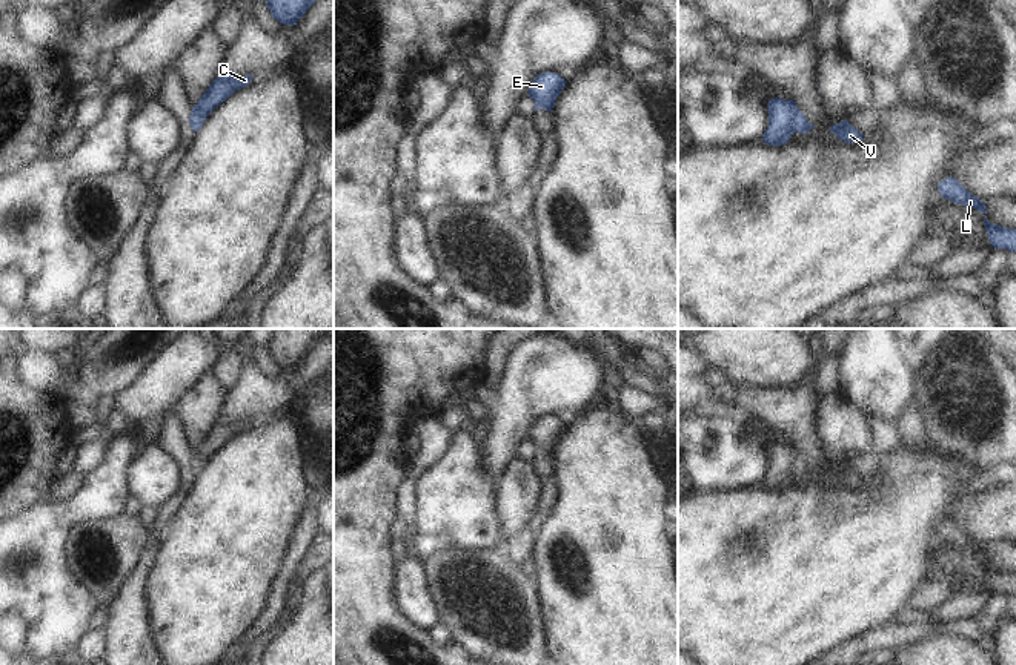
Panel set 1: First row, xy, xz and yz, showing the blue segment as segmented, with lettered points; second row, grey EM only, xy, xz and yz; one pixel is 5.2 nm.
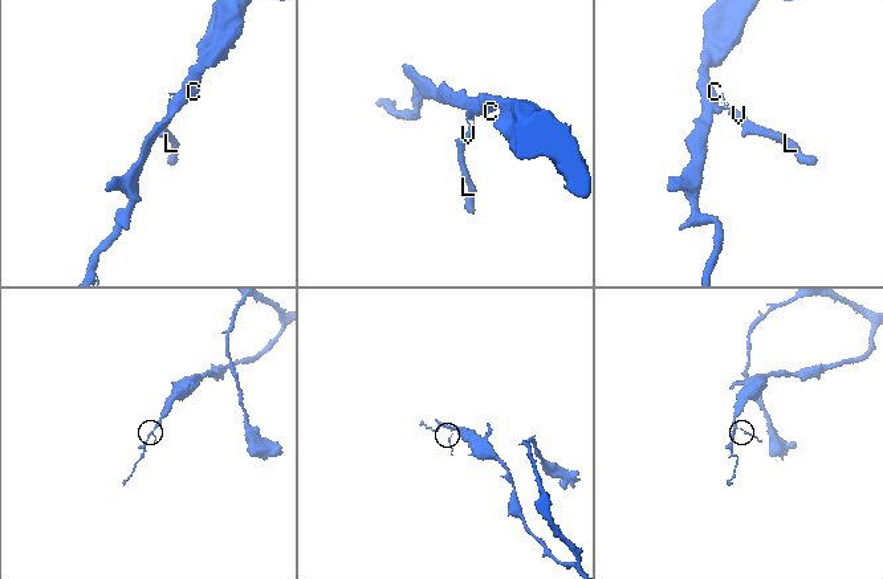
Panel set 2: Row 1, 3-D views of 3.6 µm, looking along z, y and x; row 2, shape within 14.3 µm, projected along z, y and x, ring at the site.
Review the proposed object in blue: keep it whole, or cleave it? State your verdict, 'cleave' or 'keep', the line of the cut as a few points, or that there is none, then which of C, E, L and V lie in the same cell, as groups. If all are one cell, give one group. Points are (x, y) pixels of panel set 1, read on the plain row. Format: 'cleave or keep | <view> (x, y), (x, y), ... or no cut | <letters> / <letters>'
cleave | yz (798, 453), (792, 475) | C E / L V

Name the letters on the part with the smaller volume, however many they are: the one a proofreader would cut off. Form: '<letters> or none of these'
L, V

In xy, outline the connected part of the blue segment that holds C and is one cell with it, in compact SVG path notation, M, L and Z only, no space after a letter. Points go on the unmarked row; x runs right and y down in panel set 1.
M217 419L198 447L192 452L192 458L206 462L218 448L221 448L235 435L247 430L252 425L252 419Z

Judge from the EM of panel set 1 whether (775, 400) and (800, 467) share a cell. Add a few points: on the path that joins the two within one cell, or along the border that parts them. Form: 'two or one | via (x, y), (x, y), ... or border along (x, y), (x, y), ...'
one | via (792, 416), (804, 436), (804, 450)

